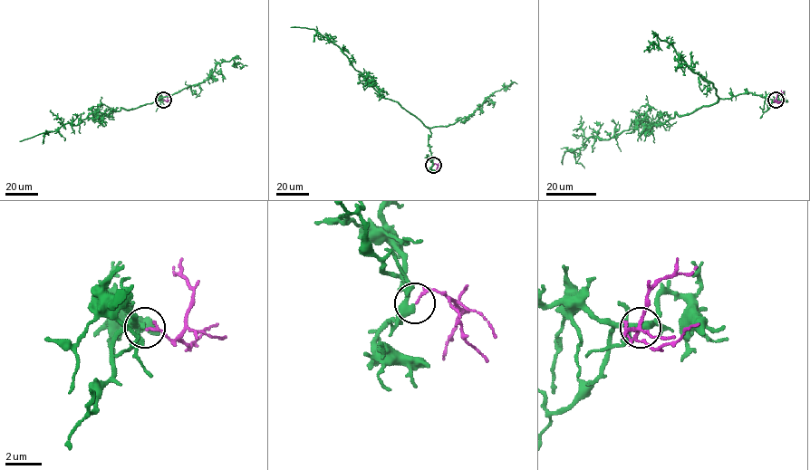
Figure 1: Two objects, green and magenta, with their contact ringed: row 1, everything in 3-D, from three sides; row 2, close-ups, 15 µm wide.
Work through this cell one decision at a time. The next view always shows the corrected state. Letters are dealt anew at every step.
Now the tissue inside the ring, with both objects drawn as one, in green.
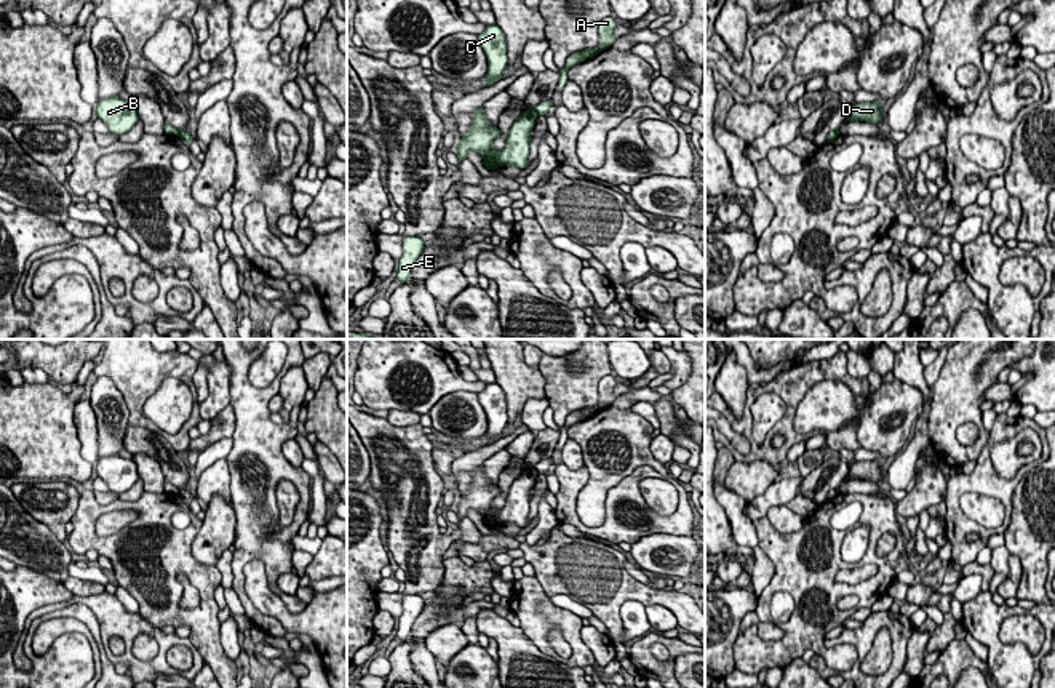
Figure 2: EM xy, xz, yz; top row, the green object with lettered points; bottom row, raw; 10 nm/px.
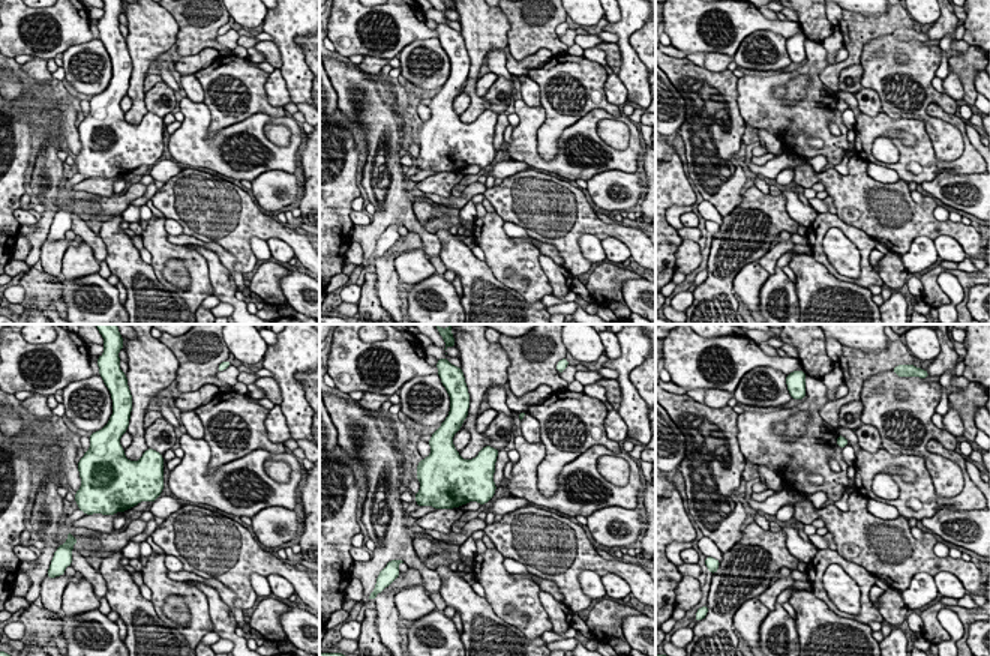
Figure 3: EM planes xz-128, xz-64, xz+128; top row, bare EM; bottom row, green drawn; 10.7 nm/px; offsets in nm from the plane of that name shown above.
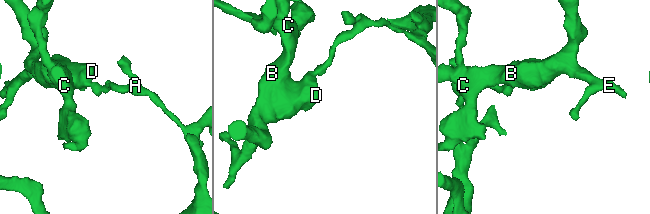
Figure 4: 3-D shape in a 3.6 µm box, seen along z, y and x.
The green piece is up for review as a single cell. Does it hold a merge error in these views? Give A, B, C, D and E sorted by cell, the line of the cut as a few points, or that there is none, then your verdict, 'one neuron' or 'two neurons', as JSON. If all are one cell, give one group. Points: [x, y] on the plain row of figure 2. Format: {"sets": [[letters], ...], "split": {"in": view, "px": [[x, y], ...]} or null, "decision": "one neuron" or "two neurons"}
{"sets": [["A"], ["B", "C", "D", "E"]], "split": {"in": "xz", "px": [[533, 468], [537, 472]]}, "decision": "two neurons"}

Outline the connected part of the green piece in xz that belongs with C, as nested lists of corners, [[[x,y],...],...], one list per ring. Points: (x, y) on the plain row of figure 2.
[[[488,382],[486,387],[478,392],[478,400],[488,416],[488,432],[483,443],[483,446],[488,446],[502,437],[508,422],[507,400],[497,382]]]

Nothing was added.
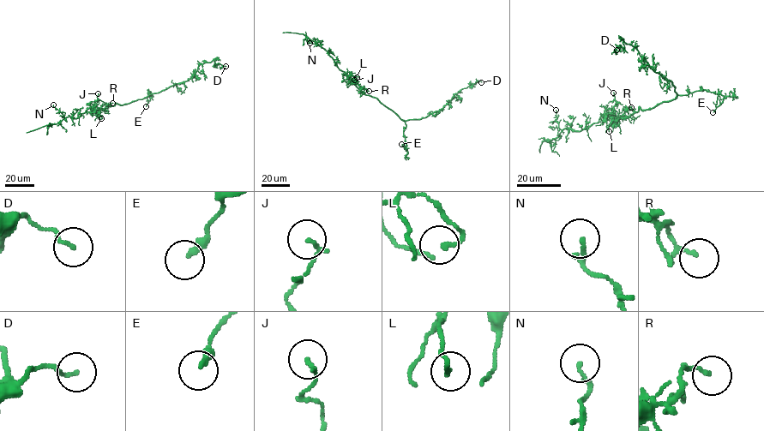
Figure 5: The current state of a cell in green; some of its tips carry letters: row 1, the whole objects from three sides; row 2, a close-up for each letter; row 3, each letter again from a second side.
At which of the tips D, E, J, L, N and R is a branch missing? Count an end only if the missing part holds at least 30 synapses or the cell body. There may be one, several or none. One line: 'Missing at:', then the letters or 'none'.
Missing at: none

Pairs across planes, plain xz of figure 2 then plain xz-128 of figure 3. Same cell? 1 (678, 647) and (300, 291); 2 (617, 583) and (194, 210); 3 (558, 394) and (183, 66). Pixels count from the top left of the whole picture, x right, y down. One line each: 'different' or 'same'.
1: different
2: same
3: different

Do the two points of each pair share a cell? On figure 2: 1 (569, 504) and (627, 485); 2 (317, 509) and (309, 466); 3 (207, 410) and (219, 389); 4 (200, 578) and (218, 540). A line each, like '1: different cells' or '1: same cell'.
1: same cell
2: same cell
3: same cell
4: different cells

